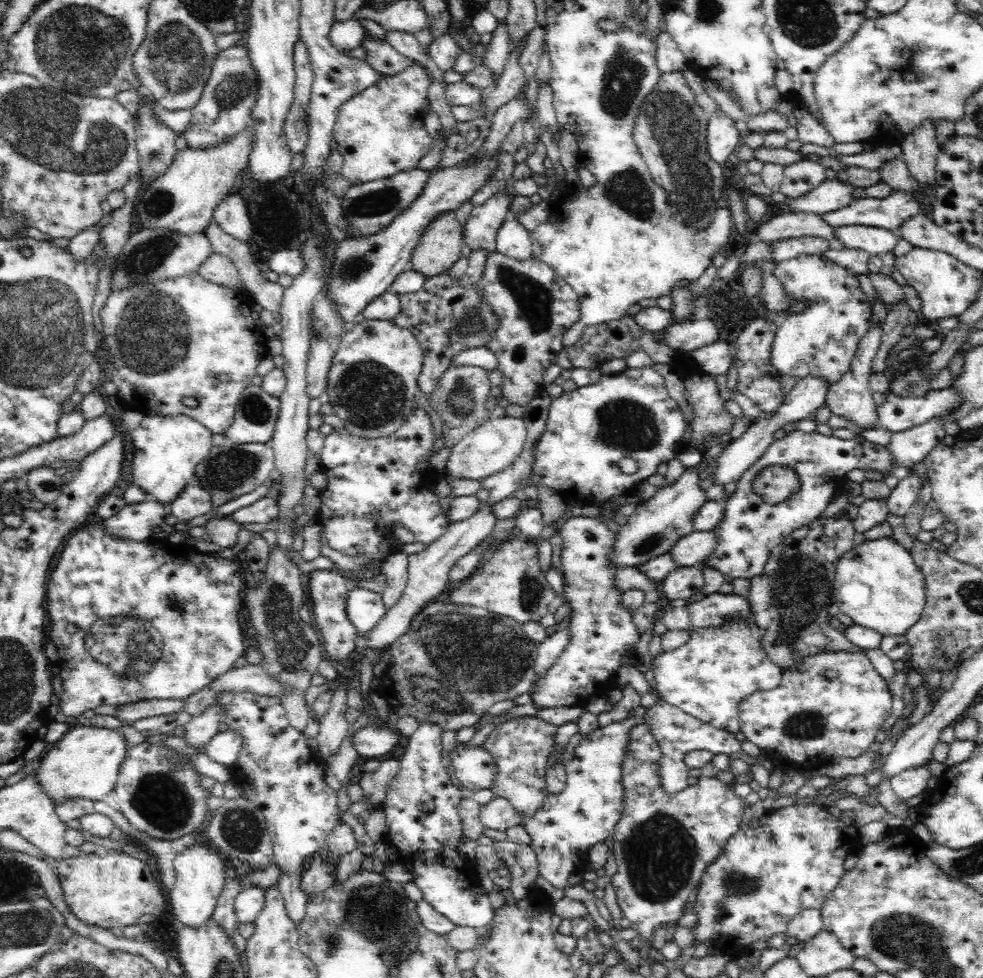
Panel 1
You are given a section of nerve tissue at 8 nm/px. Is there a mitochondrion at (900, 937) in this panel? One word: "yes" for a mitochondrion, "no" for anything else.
yes

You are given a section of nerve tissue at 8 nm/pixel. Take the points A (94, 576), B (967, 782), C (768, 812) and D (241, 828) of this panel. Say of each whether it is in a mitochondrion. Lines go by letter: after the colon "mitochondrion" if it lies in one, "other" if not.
A: other
B: other
C: other
D: mitochondrion

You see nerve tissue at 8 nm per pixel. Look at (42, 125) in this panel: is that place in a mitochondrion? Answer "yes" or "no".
yes

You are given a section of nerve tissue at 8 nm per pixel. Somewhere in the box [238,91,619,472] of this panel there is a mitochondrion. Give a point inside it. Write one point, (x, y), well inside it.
(372, 395)

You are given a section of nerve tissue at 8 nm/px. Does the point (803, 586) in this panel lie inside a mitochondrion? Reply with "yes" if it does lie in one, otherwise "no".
yes

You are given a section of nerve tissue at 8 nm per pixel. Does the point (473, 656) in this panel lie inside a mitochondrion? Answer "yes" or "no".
yes

